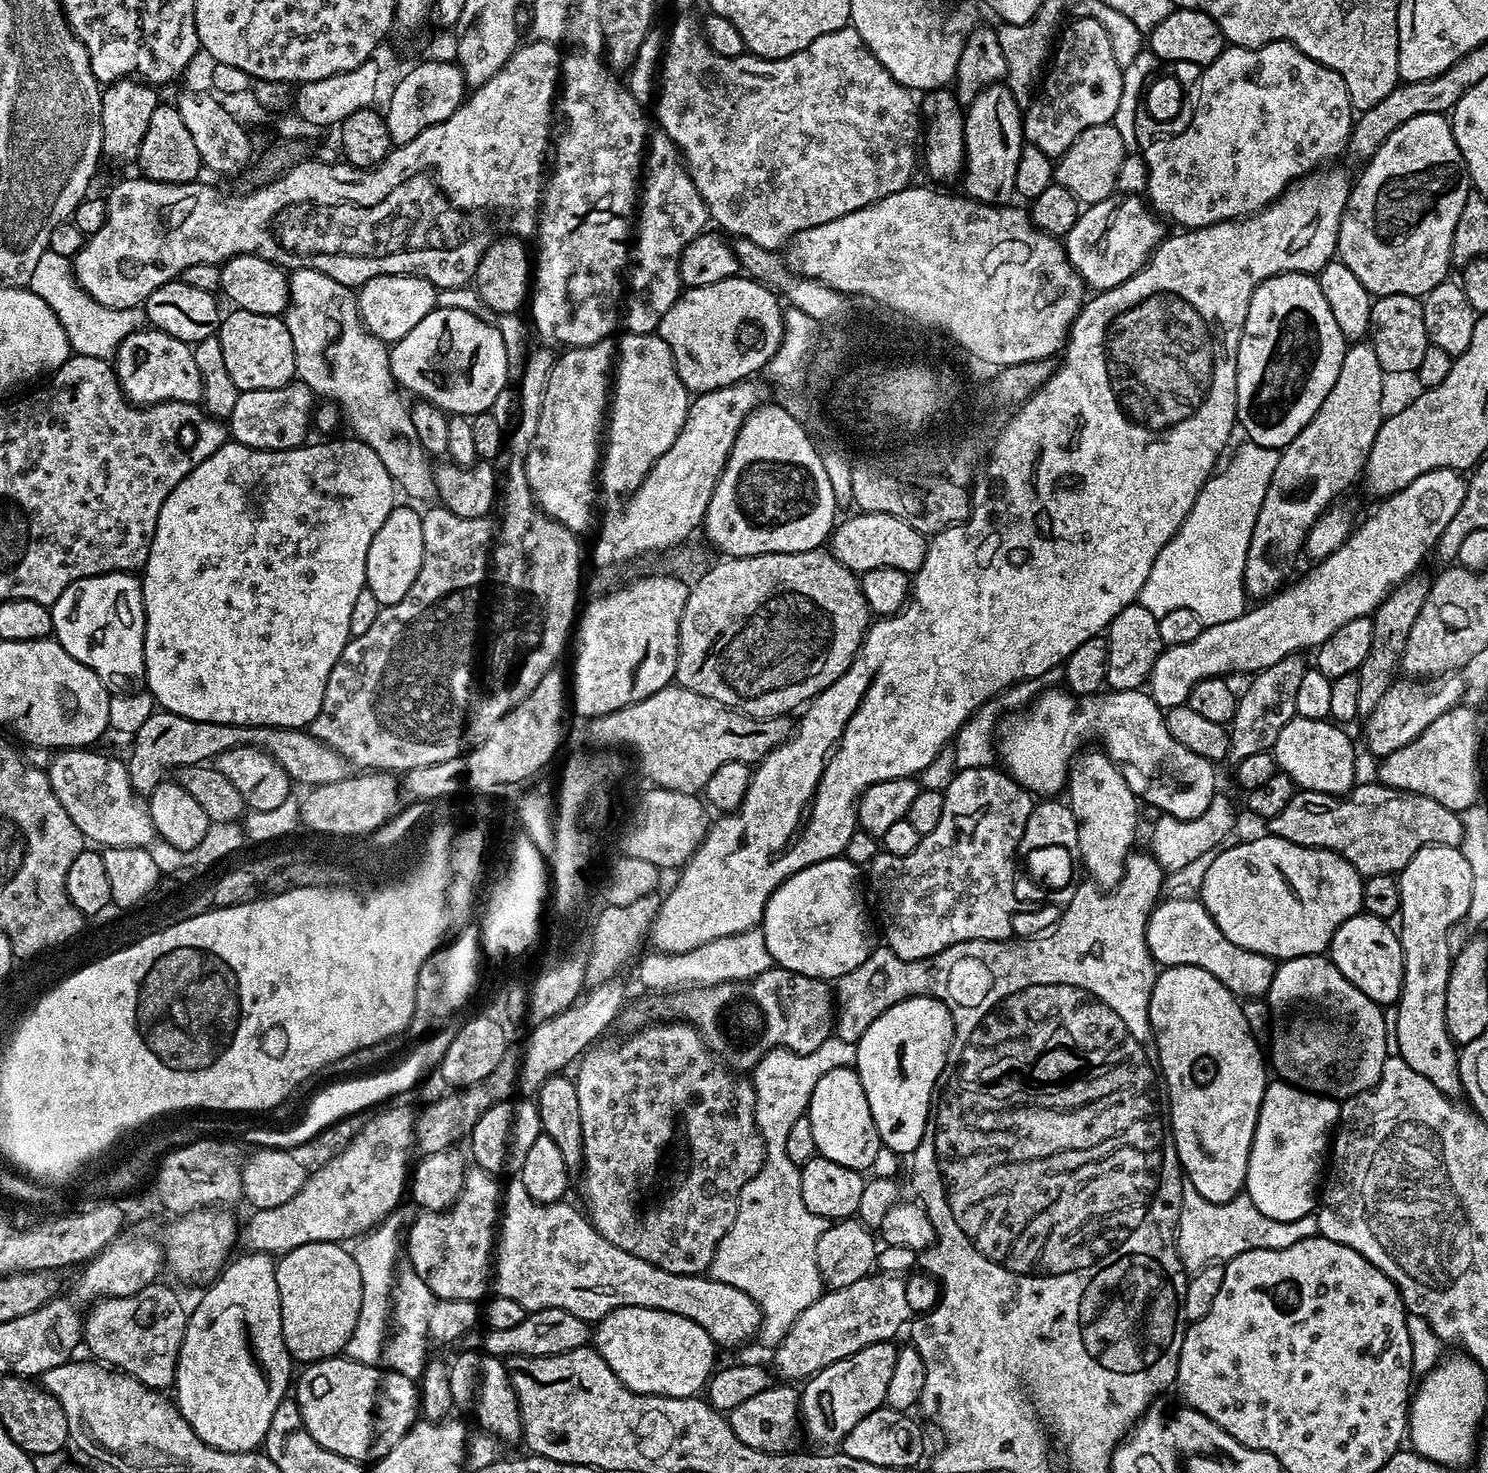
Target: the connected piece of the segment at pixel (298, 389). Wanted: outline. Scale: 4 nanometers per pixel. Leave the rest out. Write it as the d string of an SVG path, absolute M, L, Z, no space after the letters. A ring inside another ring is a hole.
M299 382L278 386L274 390L246 390L240 393L226 427L237 444L261 448L263 452L281 452L299 448L309 439L308 427L314 424L314 393Z

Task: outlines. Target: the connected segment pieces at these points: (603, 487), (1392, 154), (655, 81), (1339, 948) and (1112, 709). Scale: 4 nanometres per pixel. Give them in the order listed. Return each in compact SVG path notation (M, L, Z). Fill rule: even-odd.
M626 332L585 348L569 348L548 375L538 430L526 458L526 478L536 505L571 532L584 534L596 516L600 492L627 497L678 438L688 418L690 393L678 376L670 346L659 334Z
M1418 114L1410 122L1402 122L1382 146L1363 165L1364 173L1355 177L1348 205L1342 214L1338 230L1338 259L1358 277L1373 297L1390 294L1406 294L1422 298L1434 286L1449 279L1448 268L1452 264L1452 239L1454 226L1462 215L1462 206L1470 191L1468 167L1454 142L1452 121L1447 115Z
M680 14L665 30L664 36L650 34L645 38L636 55L636 61L627 73L629 76L626 87L639 104L650 110L653 121L679 148L694 186L708 206L711 223L717 229L725 233L733 232L733 237L749 240L763 248L780 250L800 232L822 226L822 222L834 222L834 218L842 218L854 210L862 210L862 206L876 204L882 198L913 183L912 175L916 172L916 164L918 168L918 145L922 140L922 112L918 107L917 97L911 88L896 81L888 73L886 66L878 62L878 58L874 58L874 54L862 42L858 30L850 26L834 30L830 34L822 34L822 38L814 38L814 42L810 42L806 50L798 50L798 54L790 54L781 60L763 60L762 57L751 54L718 54L704 39L701 21L688 15L692 14Z
M1363 910L1357 916L1346 918L1346 922L1342 922L1338 930L1334 930L1326 955L1342 974L1342 978L1362 990L1366 998L1381 1006L1392 1006L1399 1000L1404 973L1404 951L1397 929L1389 921L1380 916L1371 916Z
M1059 690L1060 692L1041 691L1035 697L1034 703L1021 716L1016 716L1013 720L1008 720L1005 724L1001 723L998 728L998 760L1002 765L1003 771L1007 772L1009 776L1014 777L1017 782L1027 788L1029 792L1035 794L1040 798L1052 798L1057 794L1065 791L1068 783L1068 773L1070 765L1076 759L1078 753L1085 747L1087 740L1101 740L1103 751L1107 752L1108 757L1111 758L1118 767L1122 778L1126 778L1126 786L1130 786L1130 790L1136 796L1137 801L1149 804L1152 808L1157 808L1156 812L1165 816L1173 816L1178 819L1196 819L1203 813L1206 808L1210 806L1210 802L1216 795L1218 795L1218 788L1216 788L1216 772L1213 761L1206 759L1204 756L1194 754L1190 750L1186 750L1186 746L1182 746L1182 742L1178 742L1174 738L1174 734L1170 734L1170 730L1166 730L1166 722L1164 721L1164 712L1161 708L1153 702L1151 695L1144 690L1126 690L1125 692L1114 692L1111 690L1105 691L1103 694L1094 696L1075 696L1072 692L1067 690Z

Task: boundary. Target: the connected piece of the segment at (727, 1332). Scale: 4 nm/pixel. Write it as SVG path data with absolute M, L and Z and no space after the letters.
M475 1166L469 1167L464 1173L464 1185L462 1186L462 1190L451 1206L445 1208L443 1212L434 1212L431 1210L421 1211L419 1215L407 1225L407 1260L409 1264L412 1265L413 1270L421 1276L421 1280L426 1286L428 1286L438 1298L442 1299L480 1302L485 1298L494 1296L514 1298L514 1302L518 1302L518 1306L522 1306L525 1313L546 1310L547 1308L557 1308L558 1310L570 1310L570 1314L578 1314L578 1318L582 1318L589 1322L599 1322L606 1314L610 1314L619 1308L625 1308L626 1306L642 1306L643 1308L653 1308L654 1310L666 1310L670 1314L682 1314L682 1318L690 1318L690 1322L698 1322L698 1326L702 1326L702 1330L706 1330L706 1334L710 1334L712 1341L721 1349L736 1348L739 1344L746 1343L747 1340L755 1341L757 1339L762 1317L759 1306L754 1302L754 1298L750 1298L750 1294L738 1290L738 1286L730 1286L726 1282L718 1282L717 1280L712 1279L711 1275L708 1274L701 1274L699 1276L674 1274L673 1272L662 1270L658 1266L654 1266L650 1262L646 1262L634 1254L626 1254L626 1250L618 1250L618 1246L614 1246L614 1242L606 1242L606 1238L602 1238L602 1234L598 1234L598 1230L593 1226L592 1221L588 1219L587 1215L585 1215L581 1209L579 1212L574 1205L568 1203L569 1202L540 1204L526 1192L526 1186L522 1186L520 1179L512 1178L507 1182L501 1182L497 1177L491 1176L486 1170L482 1170Z

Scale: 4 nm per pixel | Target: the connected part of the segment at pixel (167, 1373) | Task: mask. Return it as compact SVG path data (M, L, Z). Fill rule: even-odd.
M157 1282L138 1290L138 1294L106 1296L97 1299L89 1308L92 1309L86 1312L82 1320L82 1340L86 1348L88 1344L89 1350L93 1352L91 1355L99 1363L111 1366L126 1376L134 1377L148 1388L168 1390L175 1385L176 1363L182 1346L182 1338L186 1334L189 1309L184 1308L183 1302L176 1297L174 1289L167 1288L163 1282Z

